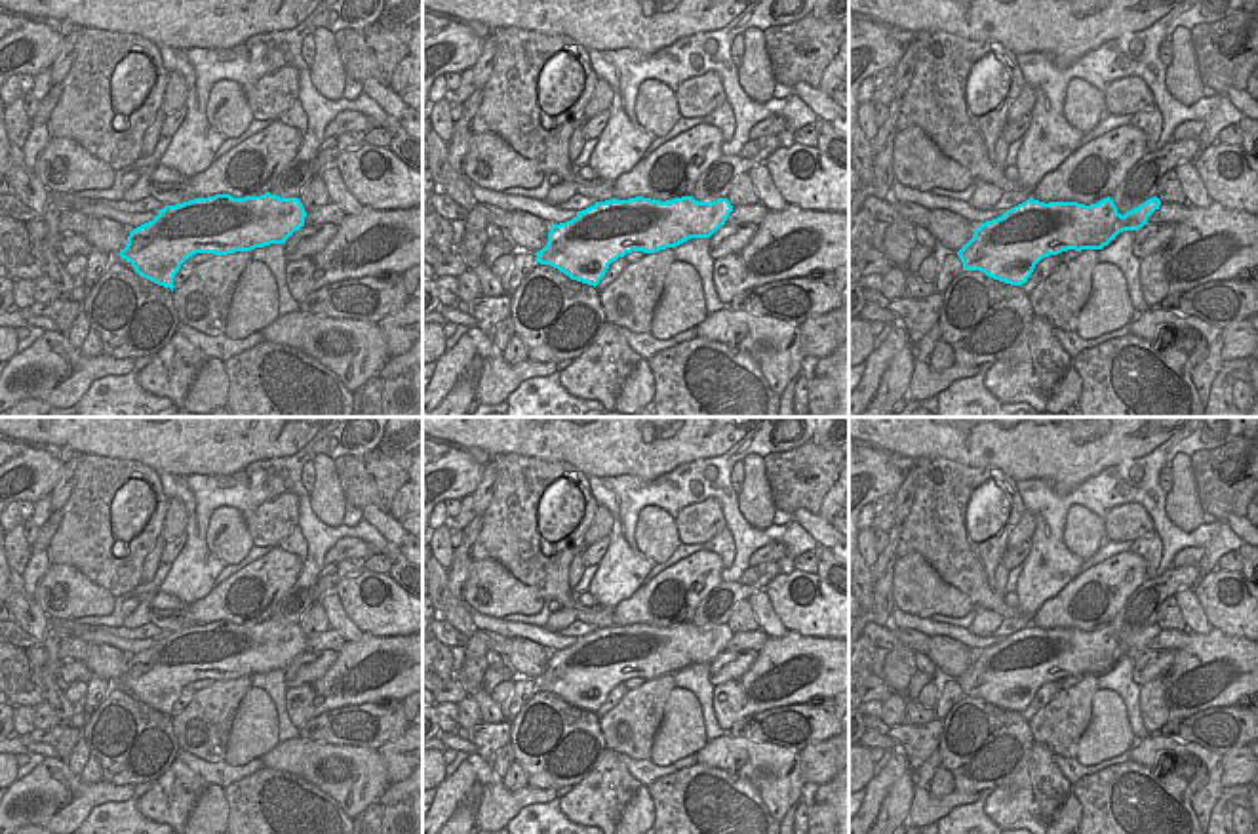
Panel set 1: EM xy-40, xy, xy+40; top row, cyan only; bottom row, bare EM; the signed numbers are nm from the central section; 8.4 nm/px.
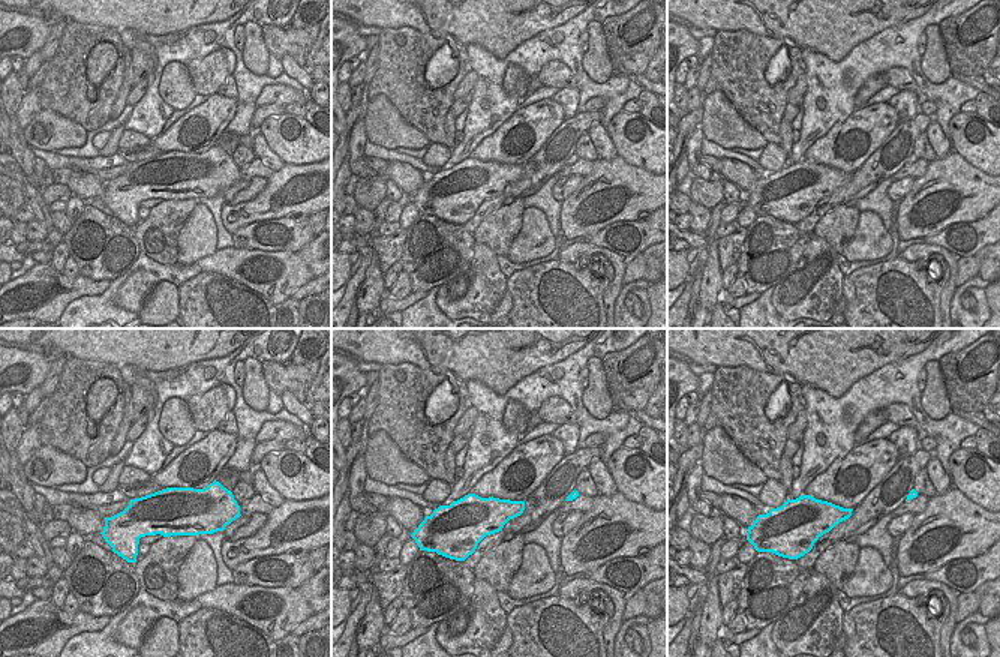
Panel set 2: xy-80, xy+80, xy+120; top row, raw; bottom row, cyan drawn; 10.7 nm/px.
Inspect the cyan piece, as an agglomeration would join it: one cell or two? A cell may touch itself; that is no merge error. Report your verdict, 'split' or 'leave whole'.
leave whole

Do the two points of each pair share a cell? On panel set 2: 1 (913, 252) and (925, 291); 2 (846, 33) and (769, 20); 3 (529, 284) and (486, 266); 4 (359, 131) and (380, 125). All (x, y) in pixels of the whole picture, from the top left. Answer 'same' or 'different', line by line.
1: different
2: same
3: different
4: different

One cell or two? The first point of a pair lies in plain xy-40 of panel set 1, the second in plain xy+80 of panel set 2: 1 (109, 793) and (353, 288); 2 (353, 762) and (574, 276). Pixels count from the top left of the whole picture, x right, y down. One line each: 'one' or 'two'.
1: one
2: two

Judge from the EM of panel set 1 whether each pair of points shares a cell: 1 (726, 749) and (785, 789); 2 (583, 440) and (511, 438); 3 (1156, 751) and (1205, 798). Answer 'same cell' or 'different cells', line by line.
1: same cell
2: same cell
3: same cell

